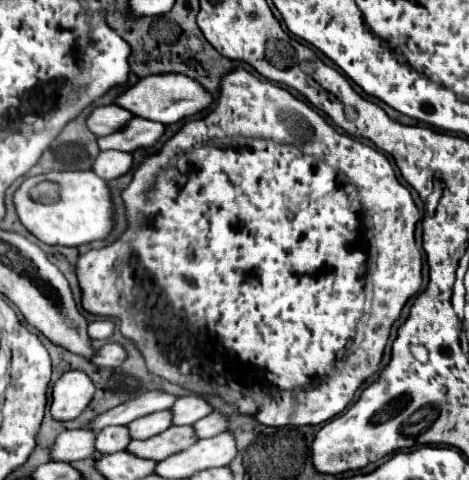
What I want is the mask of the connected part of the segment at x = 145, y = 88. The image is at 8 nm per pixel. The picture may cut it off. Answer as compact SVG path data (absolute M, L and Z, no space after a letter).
M169 72L169 74L153 74L153 76L141 78L135 86L125 90L115 100L115 104L127 108L129 112L133 112L135 116L141 116L141 118L155 120L161 124L175 124L179 120L185 120L189 116L195 116L195 114L207 110L213 104L213 96L197 80L193 80L185 74Z

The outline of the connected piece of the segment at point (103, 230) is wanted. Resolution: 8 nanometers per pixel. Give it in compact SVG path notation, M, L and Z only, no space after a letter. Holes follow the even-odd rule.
M91 170L47 172L41 176L31 176L15 192L15 208L21 224L45 244L81 246L81 244L105 240L117 224L115 204L111 200L109 184L103 178L95 176L95 172ZM41 188L55 188L57 196L45 196Z

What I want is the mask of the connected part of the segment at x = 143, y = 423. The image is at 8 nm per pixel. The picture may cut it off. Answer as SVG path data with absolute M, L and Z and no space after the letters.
M171 410L153 412L149 416L143 416L139 420L133 420L129 424L131 438L135 440L147 440L151 436L157 436L159 432L165 432L171 426Z

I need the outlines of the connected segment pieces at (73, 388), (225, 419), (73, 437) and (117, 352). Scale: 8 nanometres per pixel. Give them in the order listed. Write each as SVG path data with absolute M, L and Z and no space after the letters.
M81 370L65 372L55 388L51 402L51 416L55 420L75 420L93 400L95 384Z
M211 412L209 416L201 418L195 422L195 428L197 428L197 434L199 438L209 438L209 436L217 436L225 430L229 430L229 416L221 414L221 412Z
M89 428L83 430L65 430L57 436L51 448L51 460L59 462L75 462L83 458L91 458L95 454L95 432Z
M107 342L91 362L97 368L119 368L123 360L127 360L127 350L117 342Z

